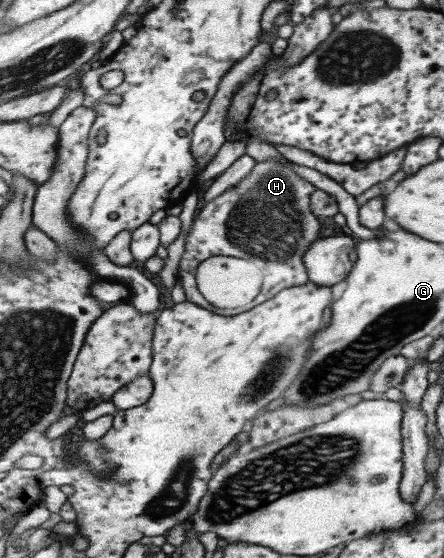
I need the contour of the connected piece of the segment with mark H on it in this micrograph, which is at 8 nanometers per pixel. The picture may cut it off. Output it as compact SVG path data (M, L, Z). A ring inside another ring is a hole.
M269 158L256 161L244 180L205 203L195 214L177 270L177 279L187 301L216 314L232 316L270 301L282 290L308 284L308 268L303 258L319 239L322 228L311 209L311 197L317 189L314 183L298 176L291 164ZM218 255L245 258L259 264L265 278L262 291L255 300L240 308L226 309L213 306L201 294L197 285L198 267L204 260Z

